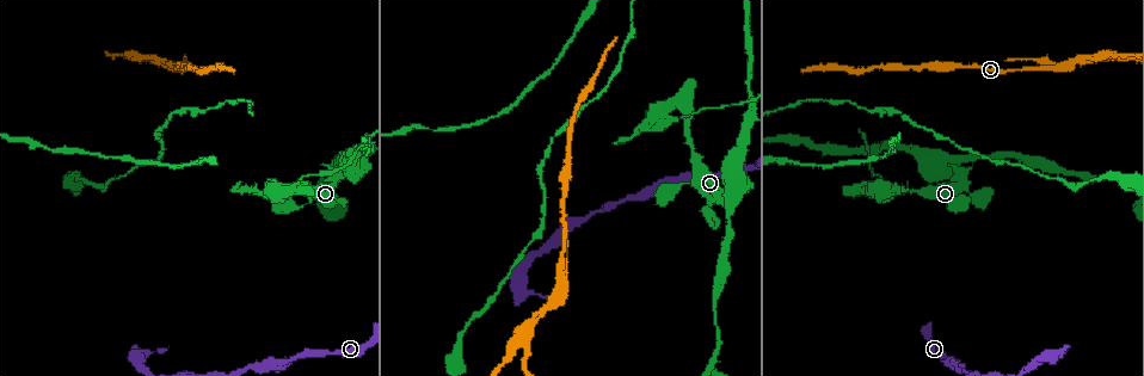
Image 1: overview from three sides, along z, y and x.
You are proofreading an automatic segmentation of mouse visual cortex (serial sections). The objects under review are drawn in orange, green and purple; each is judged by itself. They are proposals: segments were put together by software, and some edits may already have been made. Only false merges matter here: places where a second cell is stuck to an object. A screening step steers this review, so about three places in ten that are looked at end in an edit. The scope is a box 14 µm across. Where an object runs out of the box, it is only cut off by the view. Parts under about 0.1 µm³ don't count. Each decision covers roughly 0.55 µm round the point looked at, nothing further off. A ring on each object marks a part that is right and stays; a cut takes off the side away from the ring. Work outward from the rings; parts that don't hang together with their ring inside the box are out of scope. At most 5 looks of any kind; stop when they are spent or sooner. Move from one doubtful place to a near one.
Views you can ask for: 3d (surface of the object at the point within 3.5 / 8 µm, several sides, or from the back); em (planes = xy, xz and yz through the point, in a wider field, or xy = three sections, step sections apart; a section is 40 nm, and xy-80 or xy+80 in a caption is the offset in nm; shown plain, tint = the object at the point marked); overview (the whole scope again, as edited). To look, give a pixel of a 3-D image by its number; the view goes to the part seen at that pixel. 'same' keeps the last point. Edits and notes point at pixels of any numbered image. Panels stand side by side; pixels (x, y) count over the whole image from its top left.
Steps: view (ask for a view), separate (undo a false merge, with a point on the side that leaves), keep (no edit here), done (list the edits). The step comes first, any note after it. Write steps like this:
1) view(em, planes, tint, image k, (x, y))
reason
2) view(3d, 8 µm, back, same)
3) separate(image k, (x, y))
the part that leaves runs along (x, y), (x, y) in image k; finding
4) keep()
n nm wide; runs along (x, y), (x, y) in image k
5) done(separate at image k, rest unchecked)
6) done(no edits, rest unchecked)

view(3d, 3.5 µm, image 1, (670, 116))

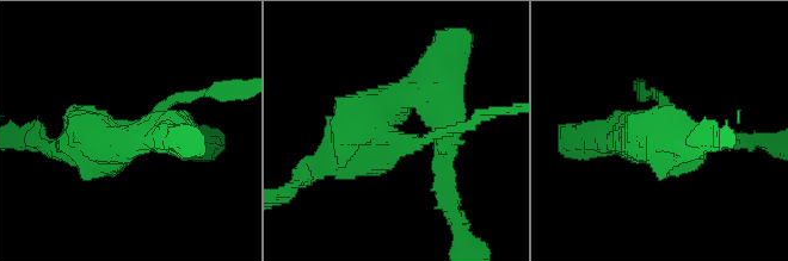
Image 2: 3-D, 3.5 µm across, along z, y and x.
view(em, xy, step 1, tint, image 2, (390, 140))
now the EM

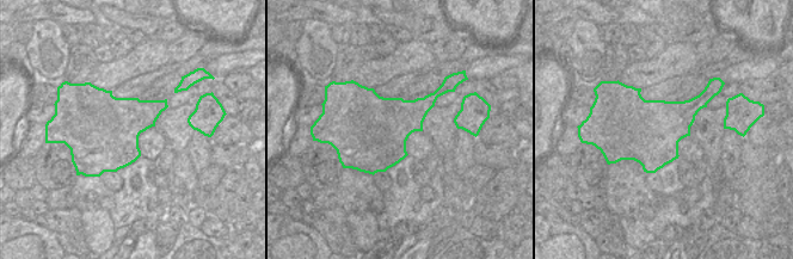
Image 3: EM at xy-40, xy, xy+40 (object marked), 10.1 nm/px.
separate(image 2, (685, 148))
the part that leaves runs along (350, 138), (332, 160), (295, 184) in image 2; two cells meet here

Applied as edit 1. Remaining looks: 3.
view(overview)
redraw

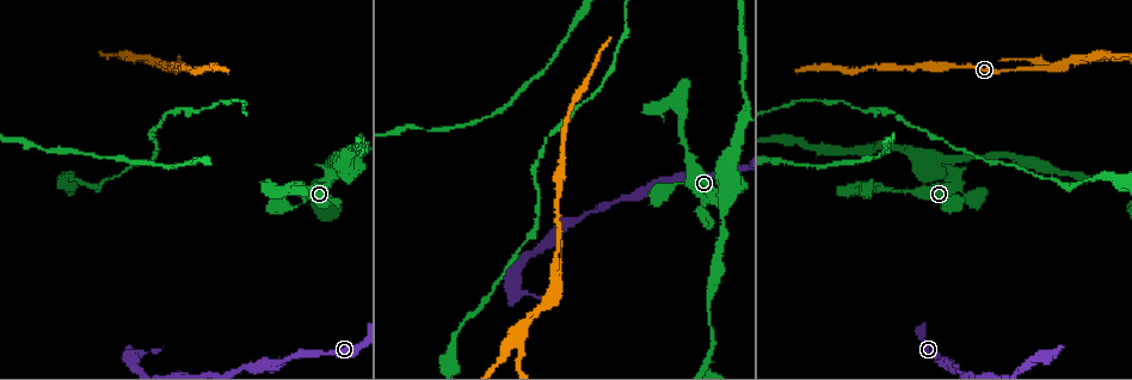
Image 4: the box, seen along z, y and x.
view(em, xy, step 5, tint, image 4, (719, 207))
sharp bend

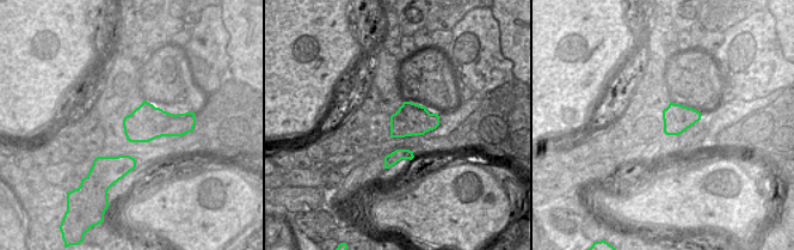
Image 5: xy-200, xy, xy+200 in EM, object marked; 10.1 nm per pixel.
view(3d, 3.5 µm, same)
see where the arms go

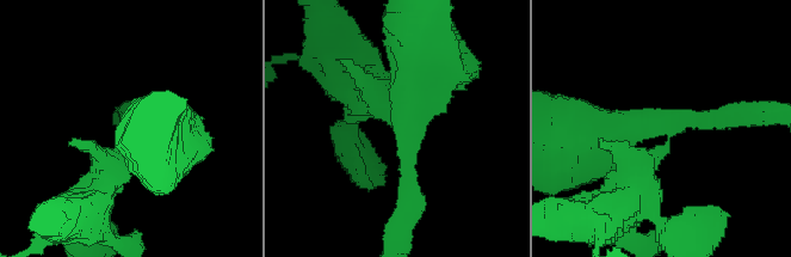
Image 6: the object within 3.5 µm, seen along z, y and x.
separate(image 6, (407, 161))
the part that leaves runs along (399, 129), (421, 72), (418, 29) in image 6; two cells meet here

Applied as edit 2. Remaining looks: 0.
done(separate at image 2, separate at image 6, rest unchecked)

